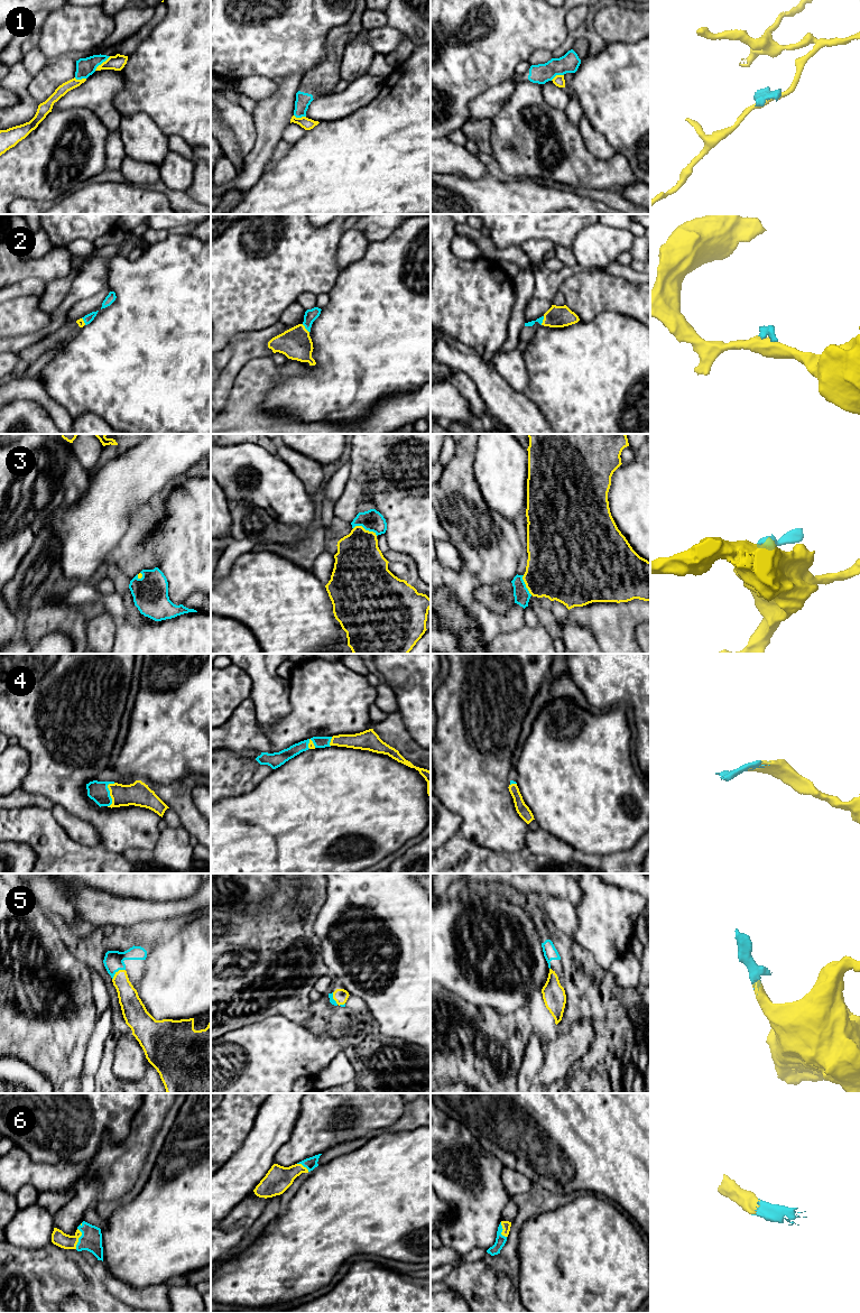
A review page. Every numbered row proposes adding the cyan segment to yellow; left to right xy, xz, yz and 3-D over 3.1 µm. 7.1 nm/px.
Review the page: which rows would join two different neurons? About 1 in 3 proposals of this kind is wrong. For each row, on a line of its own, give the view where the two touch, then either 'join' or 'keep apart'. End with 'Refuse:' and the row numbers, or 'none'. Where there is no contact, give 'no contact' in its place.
1: meets yellow in xy; keep apart
2: meets yellow in yz; join
3: meets yellow in xz; join
4: meets yellow in xy; join
5: meets yellow in xy; join
6: meets yellow in xy; join
Refuse: 1

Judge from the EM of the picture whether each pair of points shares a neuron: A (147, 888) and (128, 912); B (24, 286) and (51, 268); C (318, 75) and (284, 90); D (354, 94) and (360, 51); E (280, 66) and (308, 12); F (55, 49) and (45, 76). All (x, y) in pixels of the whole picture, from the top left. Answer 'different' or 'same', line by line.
A: different
B: different
C: different
D: different
E: same
F: different

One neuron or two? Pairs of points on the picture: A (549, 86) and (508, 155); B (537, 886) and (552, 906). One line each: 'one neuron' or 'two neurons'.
A: two neurons
B: two neurons

